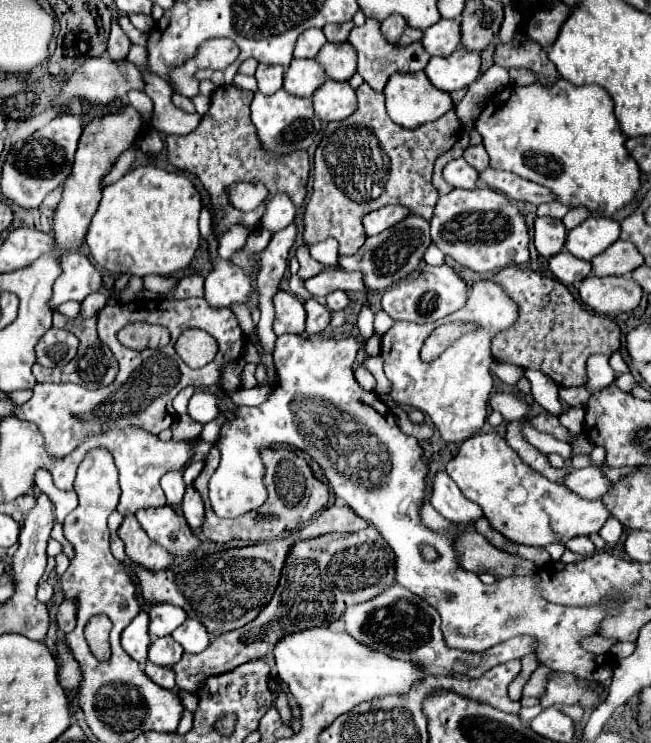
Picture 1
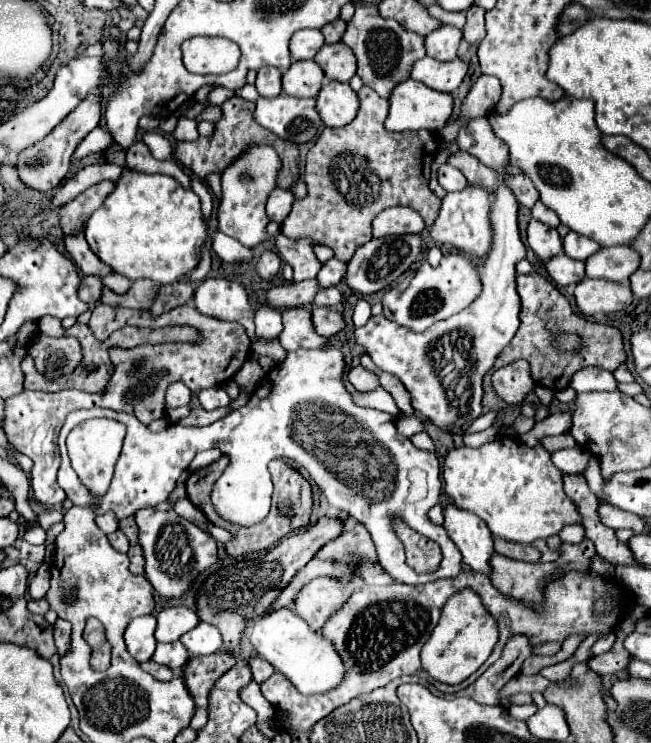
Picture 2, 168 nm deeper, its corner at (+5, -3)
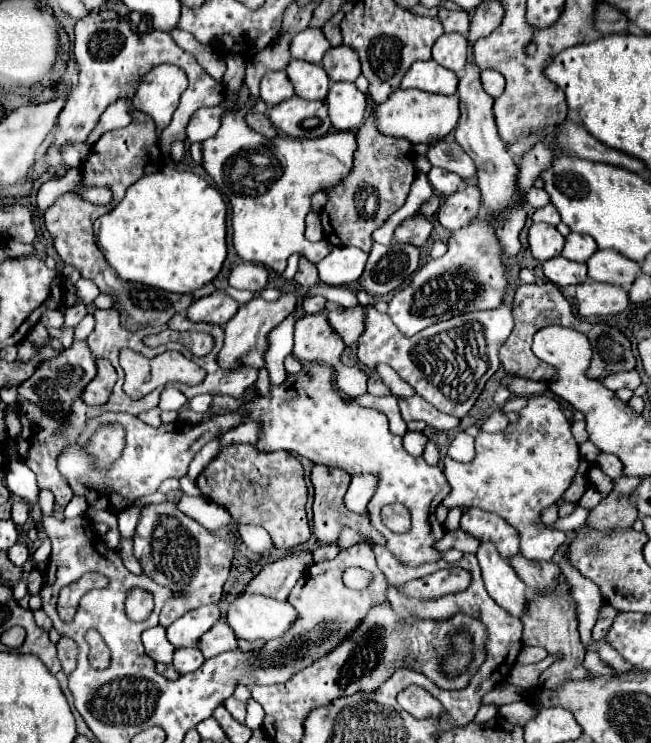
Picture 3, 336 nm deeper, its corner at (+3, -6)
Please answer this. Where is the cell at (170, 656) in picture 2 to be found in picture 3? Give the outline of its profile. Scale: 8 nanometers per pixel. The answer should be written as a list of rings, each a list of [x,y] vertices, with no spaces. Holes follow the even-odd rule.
[[[185,647],[185,649],[175,649],[173,653],[173,667],[179,671],[179,673],[189,673],[189,671],[195,671],[201,663],[203,663],[203,655],[197,647]]]

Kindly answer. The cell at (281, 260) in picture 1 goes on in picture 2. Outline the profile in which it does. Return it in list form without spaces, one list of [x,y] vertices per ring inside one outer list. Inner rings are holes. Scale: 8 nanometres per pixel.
[[[271,250],[263,252],[263,256],[261,256],[261,258],[257,260],[257,264],[255,264],[255,272],[257,272],[257,276],[263,278],[263,280],[271,280],[279,270],[281,270],[281,260],[279,260],[279,256],[277,256],[275,252],[271,252]]]

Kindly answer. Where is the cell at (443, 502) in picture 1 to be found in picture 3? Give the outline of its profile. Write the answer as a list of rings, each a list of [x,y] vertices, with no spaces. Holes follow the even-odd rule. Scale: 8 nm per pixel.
[[[481,543],[477,561],[491,599],[515,617],[521,617],[527,603],[527,587],[507,559],[501,559],[493,543]]]

